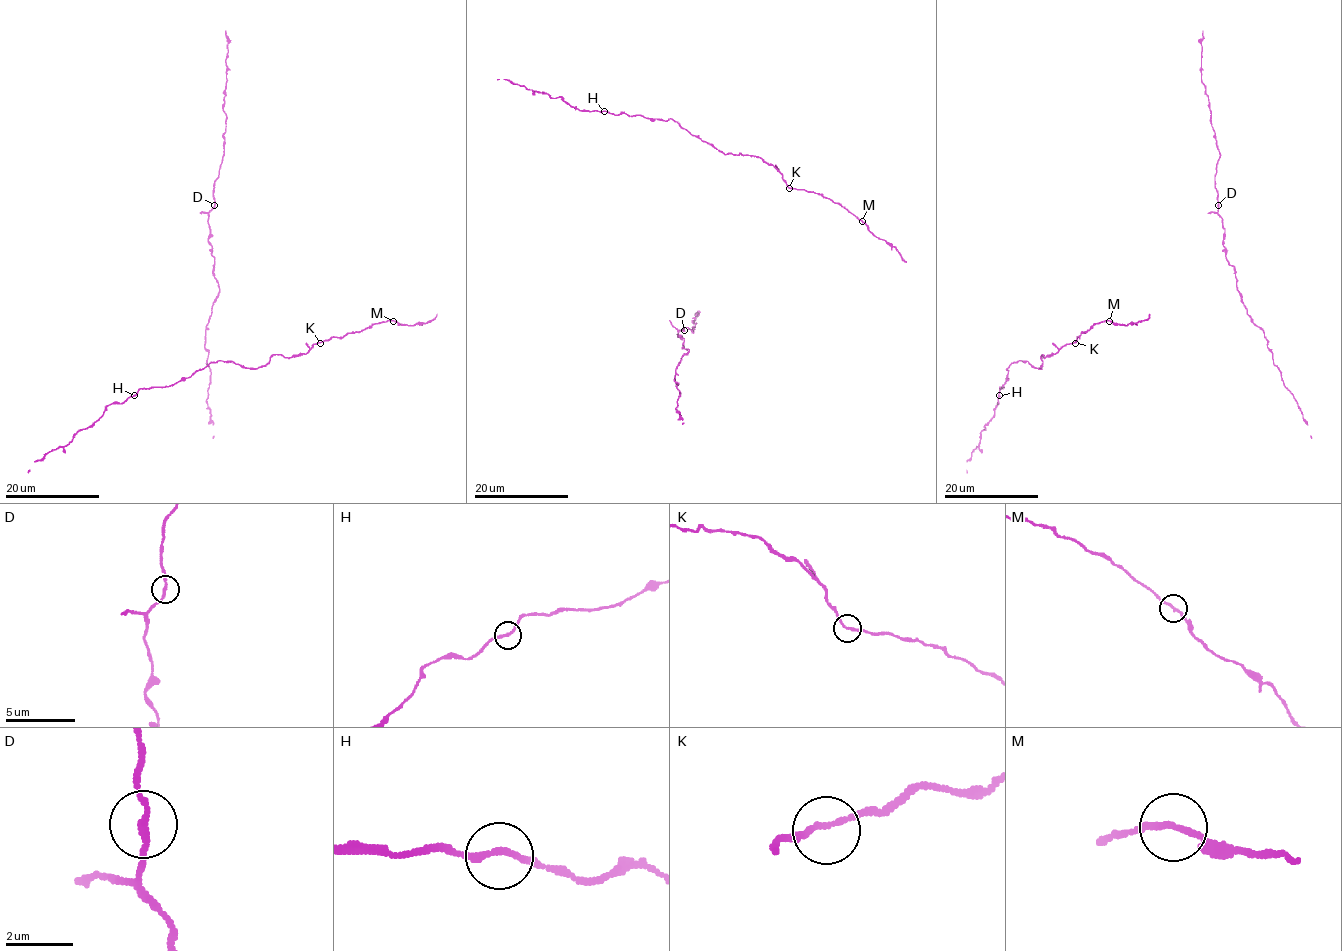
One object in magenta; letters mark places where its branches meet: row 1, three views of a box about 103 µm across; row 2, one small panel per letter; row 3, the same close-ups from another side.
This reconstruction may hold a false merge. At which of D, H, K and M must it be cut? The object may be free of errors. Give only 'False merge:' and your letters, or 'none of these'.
False merge: none of these

